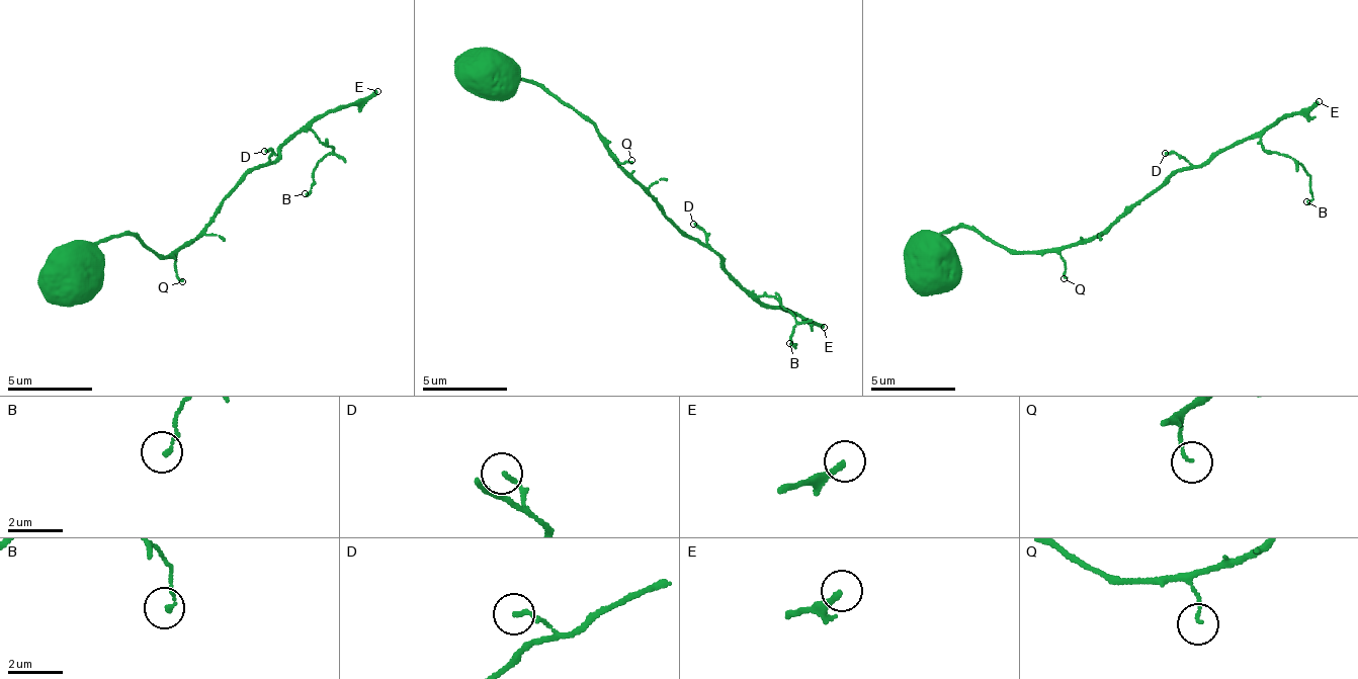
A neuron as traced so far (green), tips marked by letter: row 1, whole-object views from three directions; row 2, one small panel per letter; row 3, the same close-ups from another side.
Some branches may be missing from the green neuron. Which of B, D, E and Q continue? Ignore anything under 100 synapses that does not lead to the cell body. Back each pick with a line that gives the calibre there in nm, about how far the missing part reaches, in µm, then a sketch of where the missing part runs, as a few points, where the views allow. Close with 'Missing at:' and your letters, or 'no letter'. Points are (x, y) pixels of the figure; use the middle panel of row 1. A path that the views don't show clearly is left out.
E: 220 nm | 140 µm
Missing at: E

